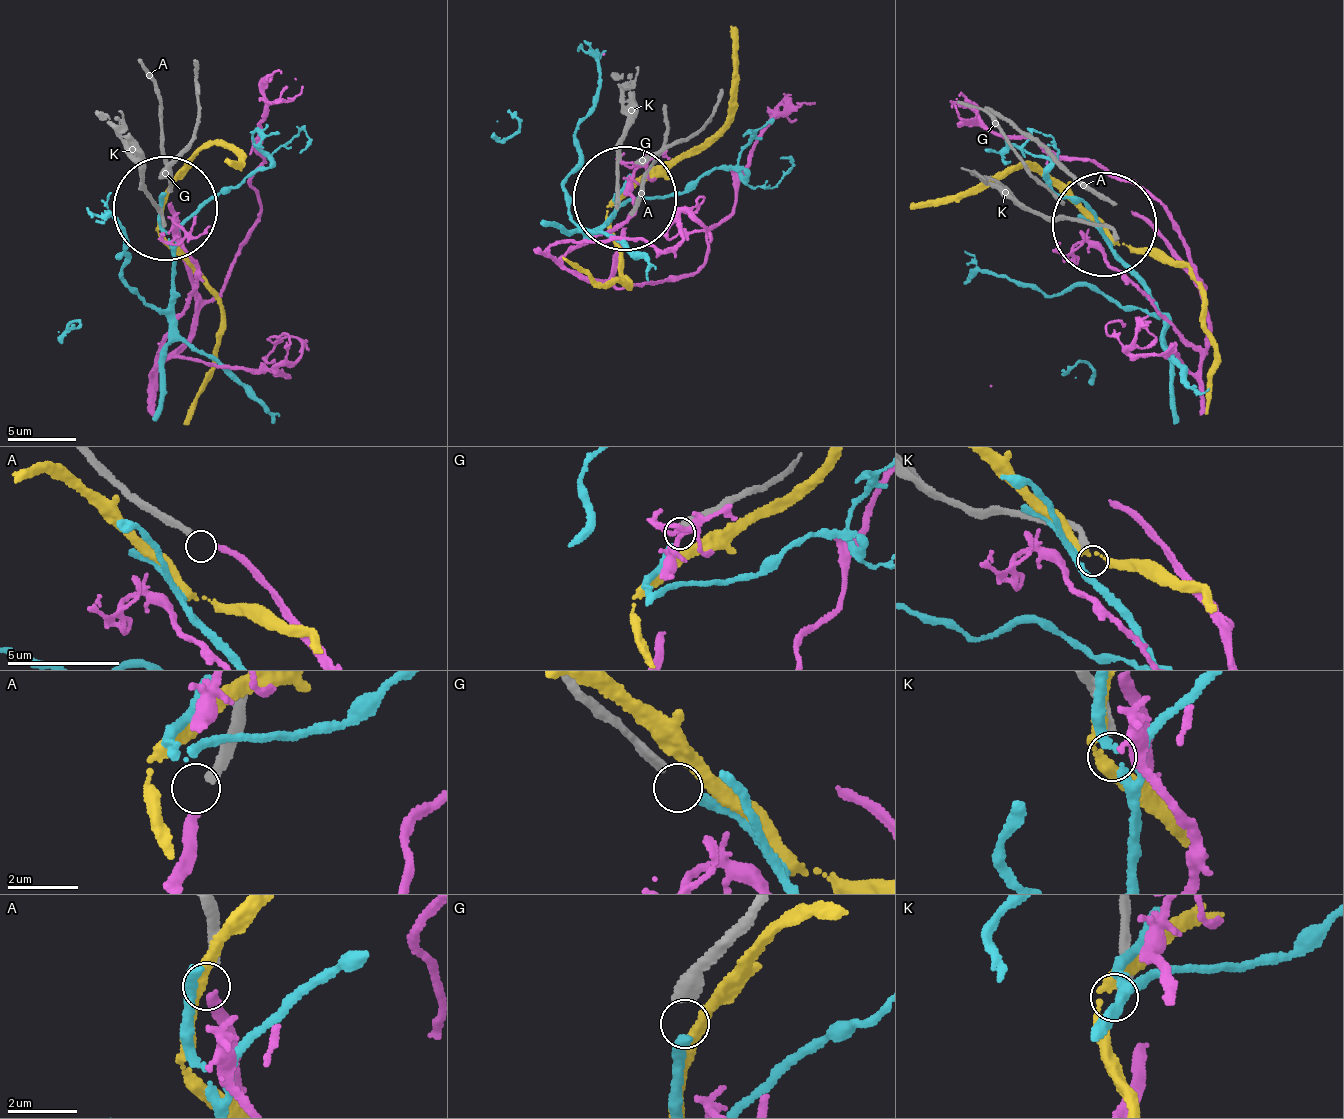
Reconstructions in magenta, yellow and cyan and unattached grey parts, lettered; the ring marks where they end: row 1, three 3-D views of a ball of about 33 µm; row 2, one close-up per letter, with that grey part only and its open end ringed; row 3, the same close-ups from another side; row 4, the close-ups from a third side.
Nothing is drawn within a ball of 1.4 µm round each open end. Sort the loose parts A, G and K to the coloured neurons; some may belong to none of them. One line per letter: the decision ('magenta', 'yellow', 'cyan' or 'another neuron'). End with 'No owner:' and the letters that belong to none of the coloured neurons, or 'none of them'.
A: magenta
G: cyan
K: another neuron
No owner: K

